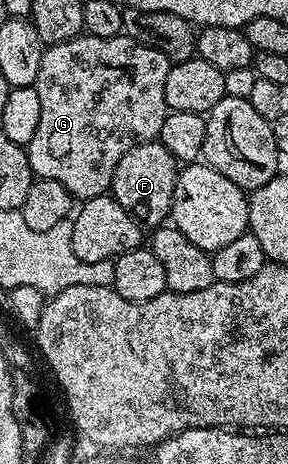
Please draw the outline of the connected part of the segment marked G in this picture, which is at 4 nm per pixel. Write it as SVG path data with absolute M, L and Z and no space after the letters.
M83 34L68 42L49 45L42 53L40 74L36 74L36 82L32 85L36 94L40 94L40 126L36 126L36 134L32 137L32 142L25 145L26 157L35 177L40 180L60 182L60 186L64 186L64 190L68 190L78 202L107 195L110 192L110 183L116 174L116 166L120 162L120 158L124 158L124 154L128 154L128 150L132 150L138 144L157 141L160 126L164 126L164 118L168 111L164 98L164 82L168 78L171 63L168 57L160 54L160 50L152 50L152 46L144 46L140 41L128 38L124 34L112 38L96 38L89 34Z

